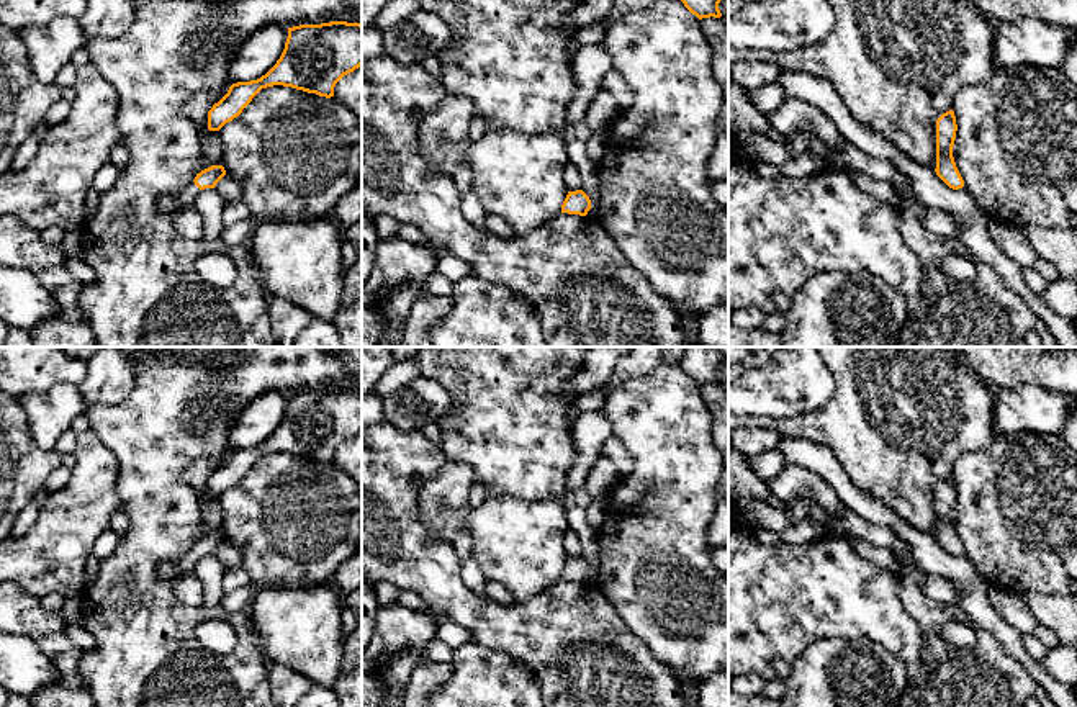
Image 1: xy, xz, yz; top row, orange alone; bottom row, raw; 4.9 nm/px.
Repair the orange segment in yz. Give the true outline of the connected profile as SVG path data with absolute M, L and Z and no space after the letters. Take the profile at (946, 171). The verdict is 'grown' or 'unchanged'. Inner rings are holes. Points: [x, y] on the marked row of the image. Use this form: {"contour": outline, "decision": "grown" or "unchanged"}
{"contour": "M949 110L936 119L936 175L953 190L964 187L964 180L956 167L953 157L953 146L956 139L956 116Z", "decision": "unchanged"}

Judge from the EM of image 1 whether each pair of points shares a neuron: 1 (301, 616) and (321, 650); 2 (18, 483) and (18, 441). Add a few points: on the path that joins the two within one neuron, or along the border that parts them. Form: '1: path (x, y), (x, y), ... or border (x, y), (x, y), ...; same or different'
1: path (301, 624), (303, 632), (313, 642); same
2: path (18, 473), (22, 460), (18, 450); same

